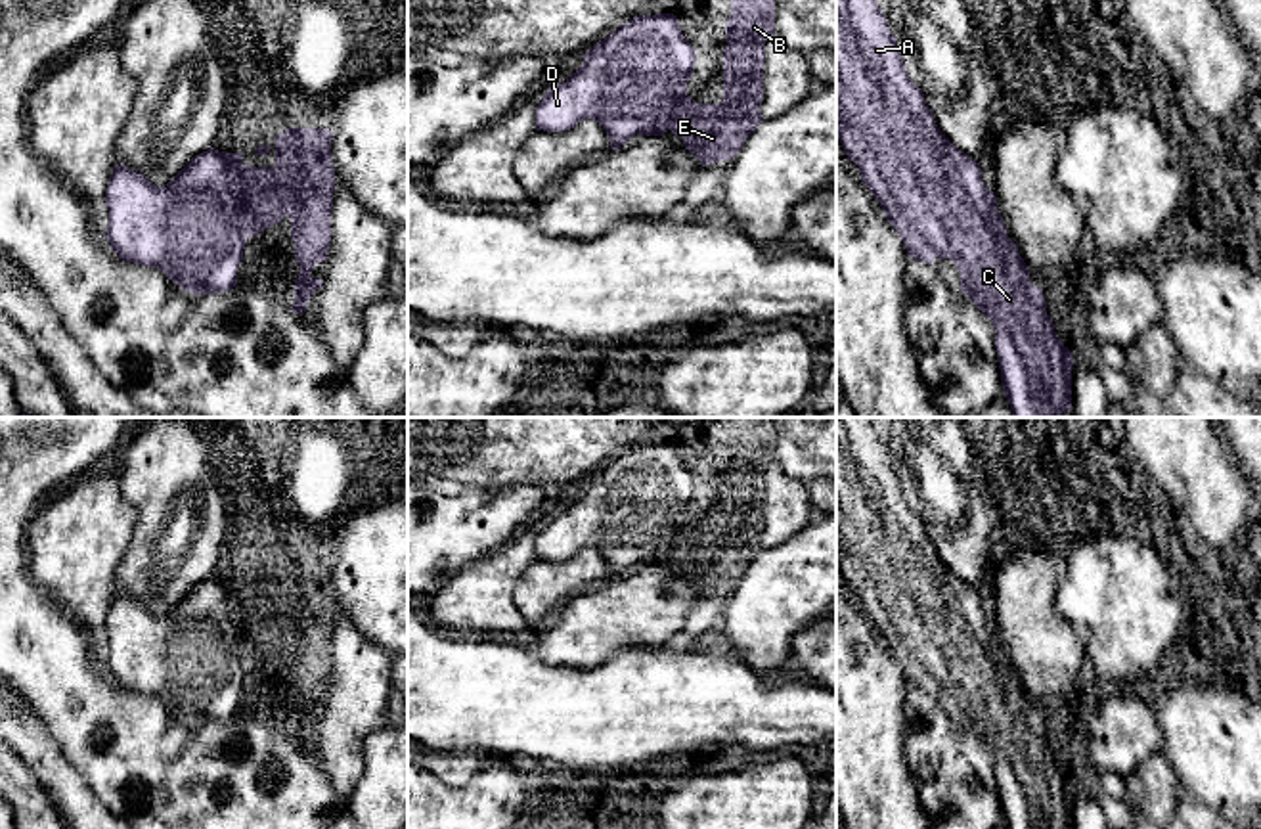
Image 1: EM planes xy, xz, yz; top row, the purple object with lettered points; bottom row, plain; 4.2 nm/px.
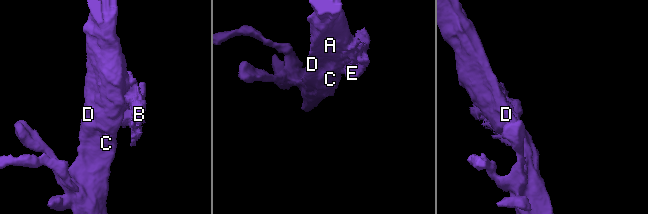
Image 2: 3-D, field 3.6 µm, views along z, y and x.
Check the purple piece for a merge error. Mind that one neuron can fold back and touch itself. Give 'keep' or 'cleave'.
keep

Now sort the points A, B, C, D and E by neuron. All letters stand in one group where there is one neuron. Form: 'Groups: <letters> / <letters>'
Groups: A B C D E

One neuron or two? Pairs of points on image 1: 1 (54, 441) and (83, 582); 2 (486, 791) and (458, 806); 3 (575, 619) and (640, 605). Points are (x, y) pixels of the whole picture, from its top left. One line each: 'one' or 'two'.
1: two
2: one
3: one

